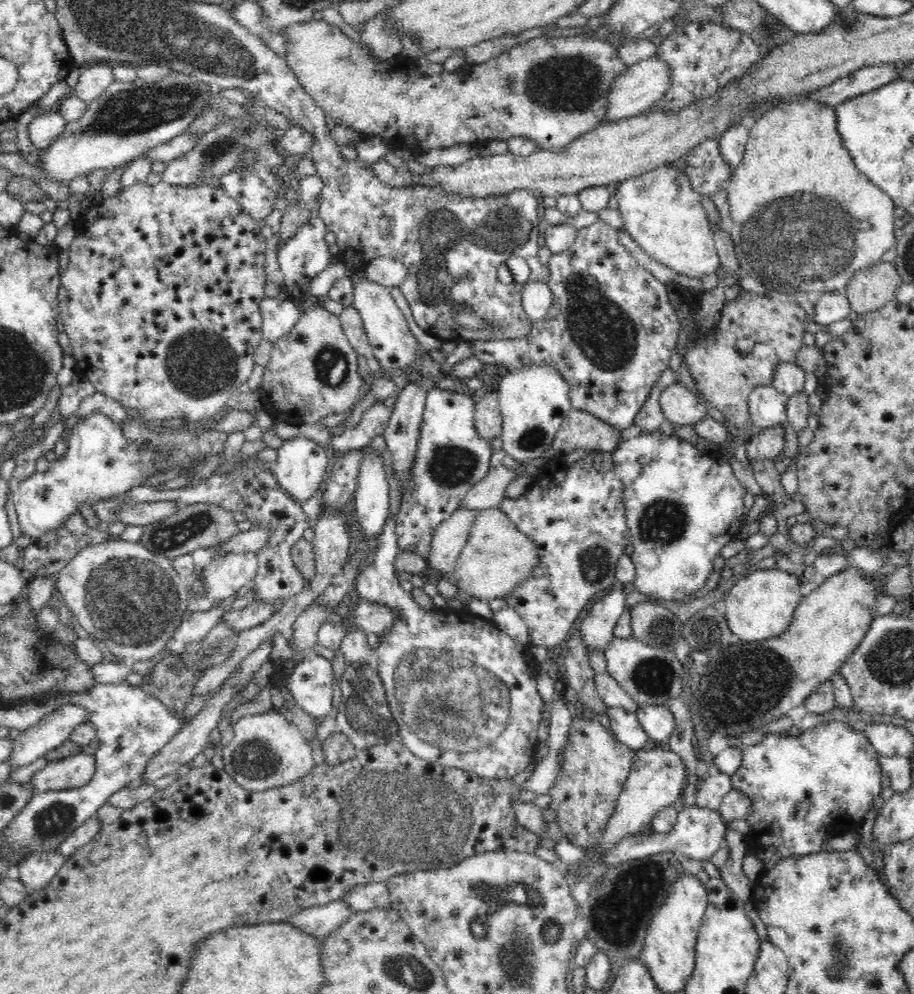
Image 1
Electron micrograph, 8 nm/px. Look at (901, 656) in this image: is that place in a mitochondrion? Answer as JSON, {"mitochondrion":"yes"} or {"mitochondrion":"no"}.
{"mitochondrion":"yes"}

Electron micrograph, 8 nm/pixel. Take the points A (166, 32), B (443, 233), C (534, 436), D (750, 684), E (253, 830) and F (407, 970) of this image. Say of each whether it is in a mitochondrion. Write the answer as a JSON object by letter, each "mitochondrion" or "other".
{"A":"mitochondrion","B":"mitochondrion","C":"mitochondrion","D":"mitochondrion","E":"other","F":"mitochondrion"}

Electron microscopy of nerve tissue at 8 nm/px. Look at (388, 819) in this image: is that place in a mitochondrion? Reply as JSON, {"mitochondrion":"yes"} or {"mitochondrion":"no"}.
{"mitochondrion":"yes"}

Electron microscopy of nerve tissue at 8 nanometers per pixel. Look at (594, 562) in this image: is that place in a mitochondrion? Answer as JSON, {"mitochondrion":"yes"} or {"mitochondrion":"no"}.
{"mitochondrion":"yes"}

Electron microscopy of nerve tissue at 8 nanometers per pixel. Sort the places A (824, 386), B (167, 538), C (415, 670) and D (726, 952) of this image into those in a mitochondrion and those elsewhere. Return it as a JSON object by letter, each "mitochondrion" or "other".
{"A":"other","B":"mitochondrion","C":"mitochondrion","D":"other"}

